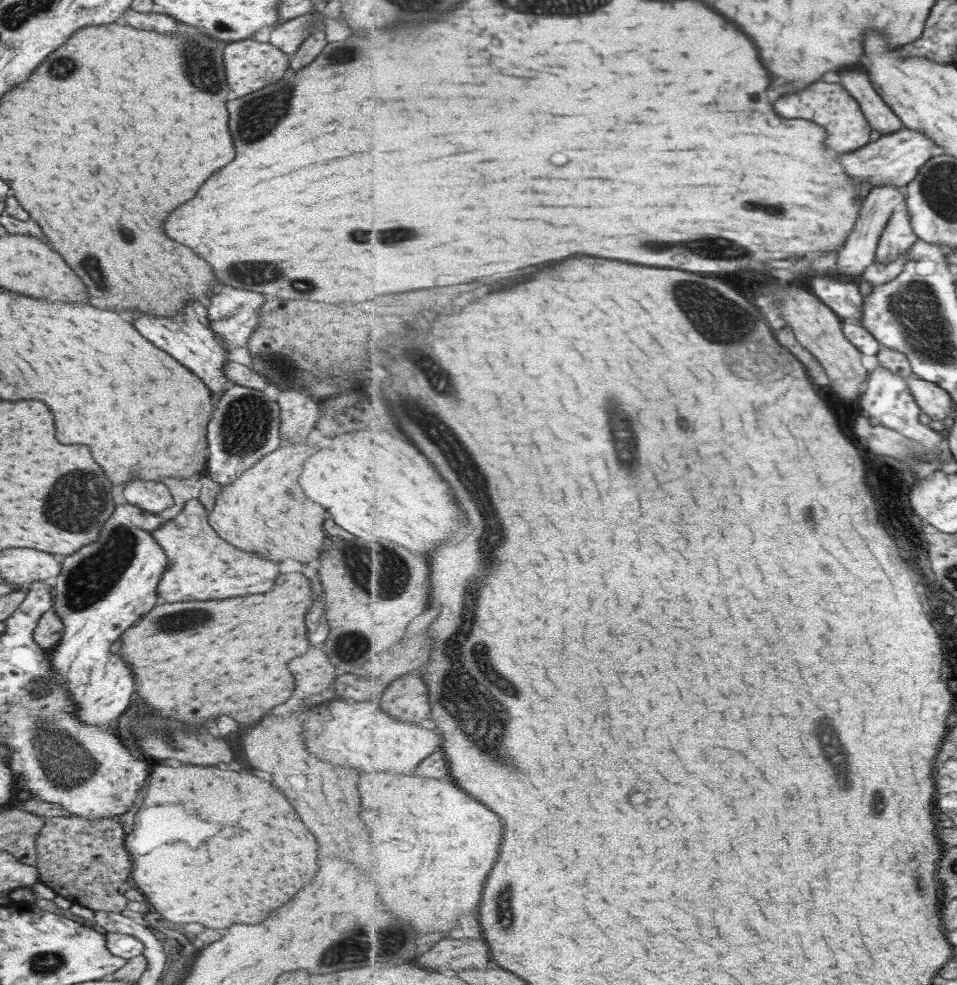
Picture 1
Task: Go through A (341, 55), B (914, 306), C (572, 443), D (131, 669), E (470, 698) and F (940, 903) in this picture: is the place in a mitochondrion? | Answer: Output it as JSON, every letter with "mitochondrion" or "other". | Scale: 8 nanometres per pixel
{"A":"mitochondrion","B":"mitochondrion","C":"other","D":"other","E":"mitochondrion","F":"other"}

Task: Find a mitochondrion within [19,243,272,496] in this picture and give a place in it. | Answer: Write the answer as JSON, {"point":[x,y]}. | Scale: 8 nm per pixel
{"point":[98,278]}

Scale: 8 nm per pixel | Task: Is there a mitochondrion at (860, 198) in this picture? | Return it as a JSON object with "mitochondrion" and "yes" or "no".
{"mitochondrion":"no"}

